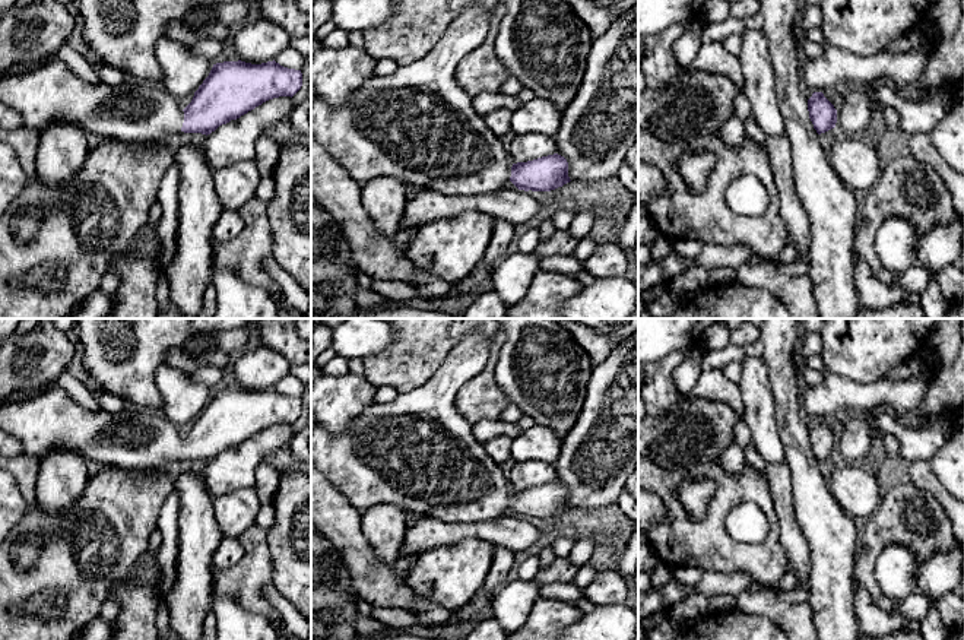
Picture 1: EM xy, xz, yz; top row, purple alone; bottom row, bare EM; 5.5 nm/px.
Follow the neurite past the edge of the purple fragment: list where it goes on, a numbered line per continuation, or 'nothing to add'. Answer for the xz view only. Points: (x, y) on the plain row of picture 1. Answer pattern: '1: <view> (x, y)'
1: xz (418, 452)

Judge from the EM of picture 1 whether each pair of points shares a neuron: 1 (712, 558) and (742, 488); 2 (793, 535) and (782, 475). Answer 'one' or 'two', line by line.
1: one
2: one

